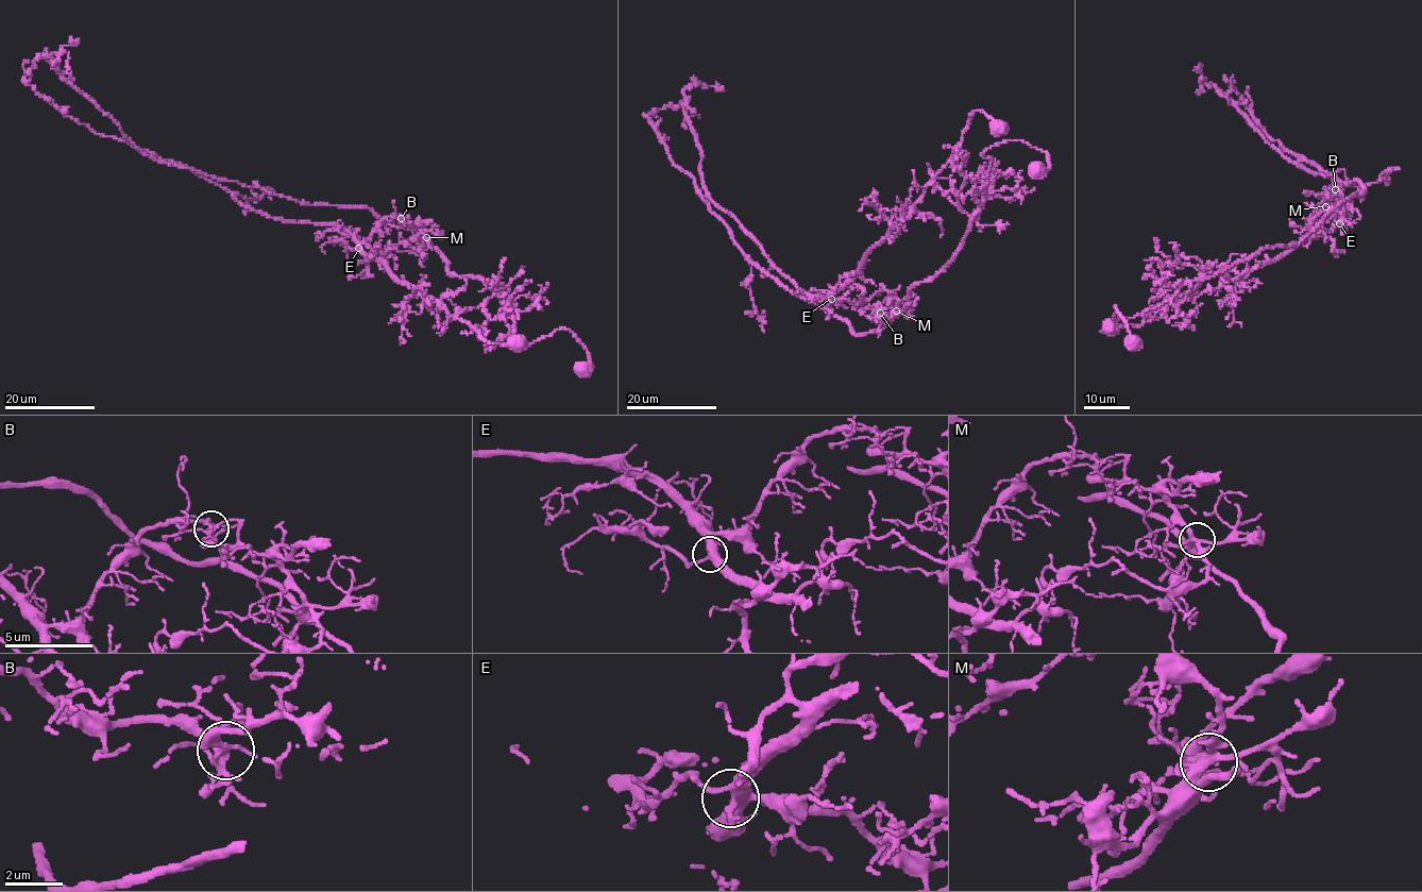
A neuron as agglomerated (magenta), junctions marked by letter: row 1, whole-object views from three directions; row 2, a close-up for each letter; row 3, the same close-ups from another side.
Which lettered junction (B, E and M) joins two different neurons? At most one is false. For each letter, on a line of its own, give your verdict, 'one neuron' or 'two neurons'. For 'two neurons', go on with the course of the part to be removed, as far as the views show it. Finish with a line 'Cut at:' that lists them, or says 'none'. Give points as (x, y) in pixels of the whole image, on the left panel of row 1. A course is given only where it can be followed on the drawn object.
B: two neurons; course (401, 218), (356, 242), (244, 205), (35, 90), (47, 49)
E: one neuron
M: one neuron
Cut at: B

